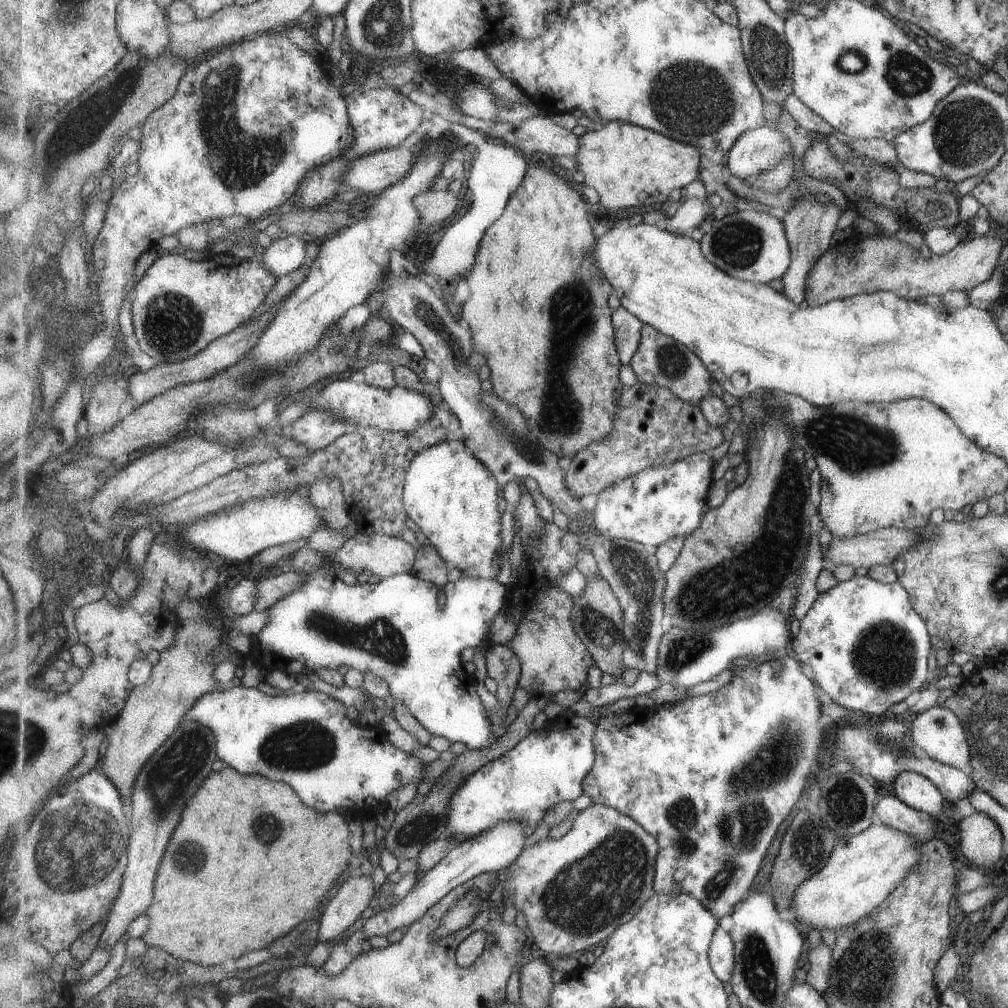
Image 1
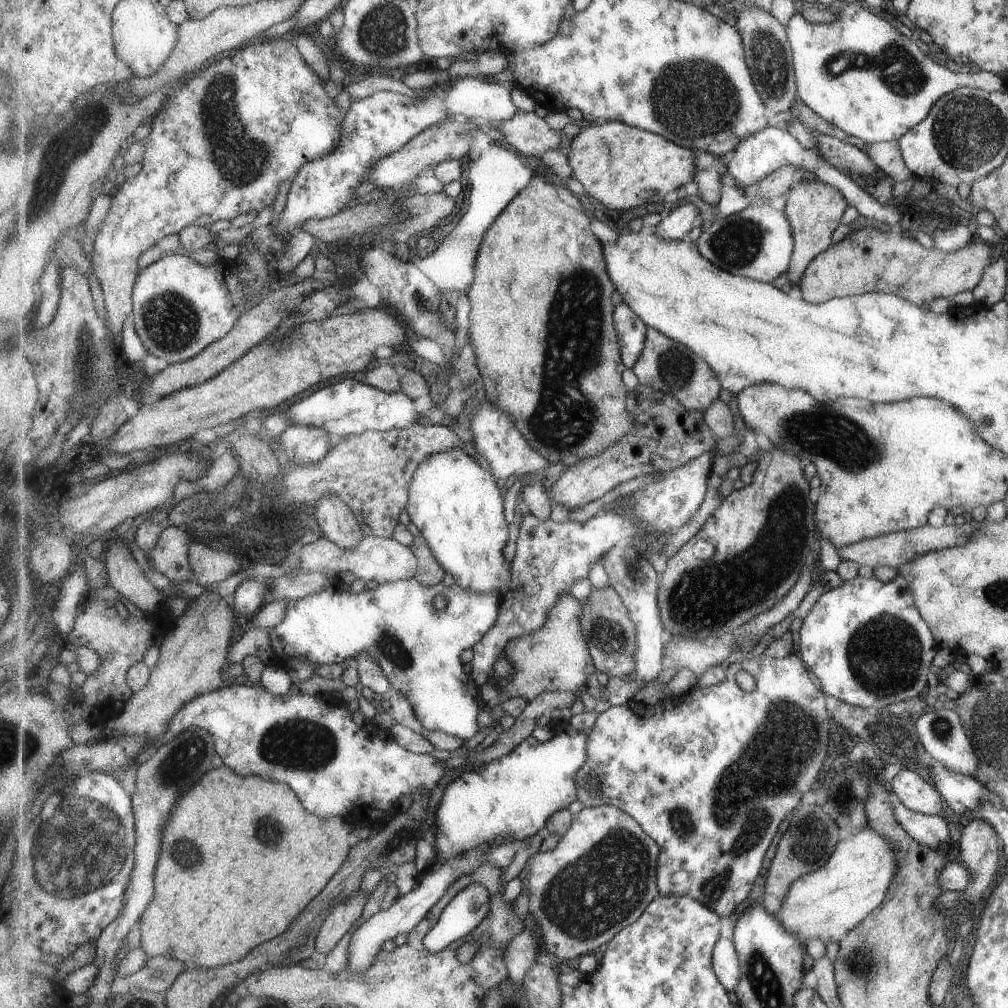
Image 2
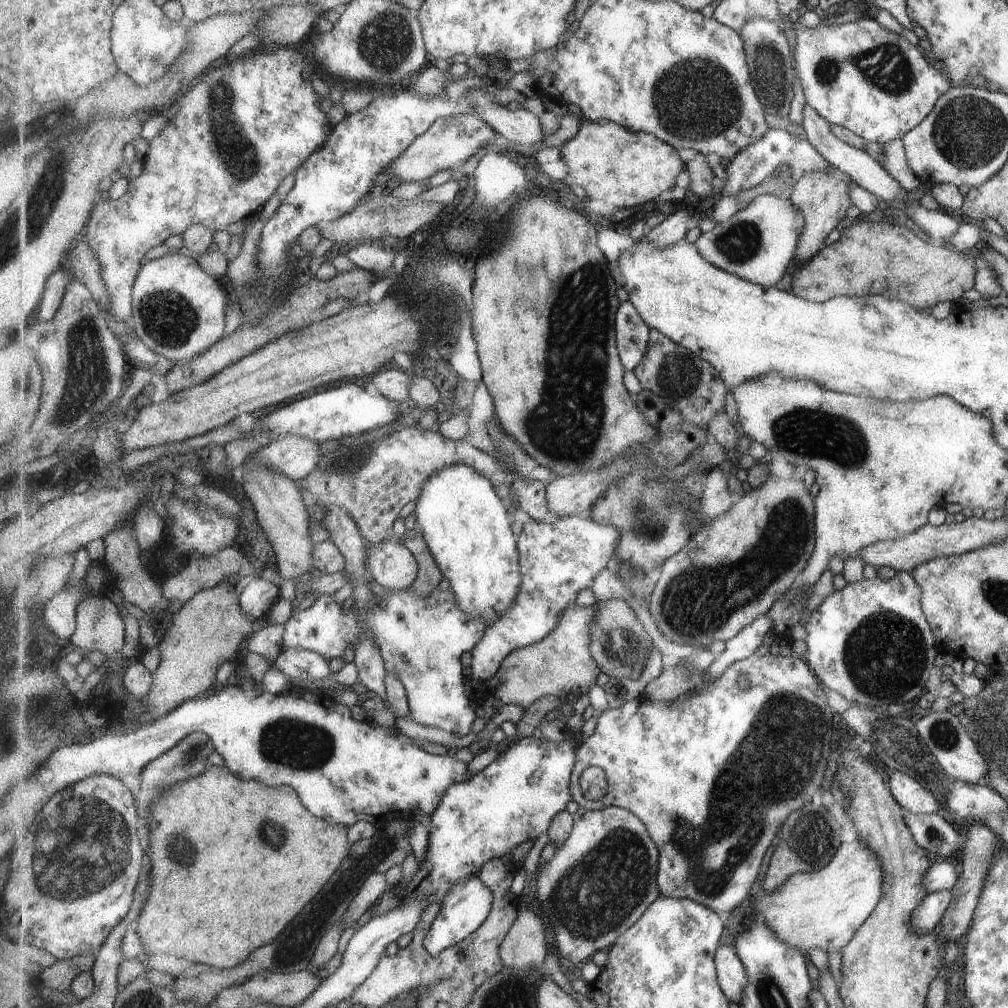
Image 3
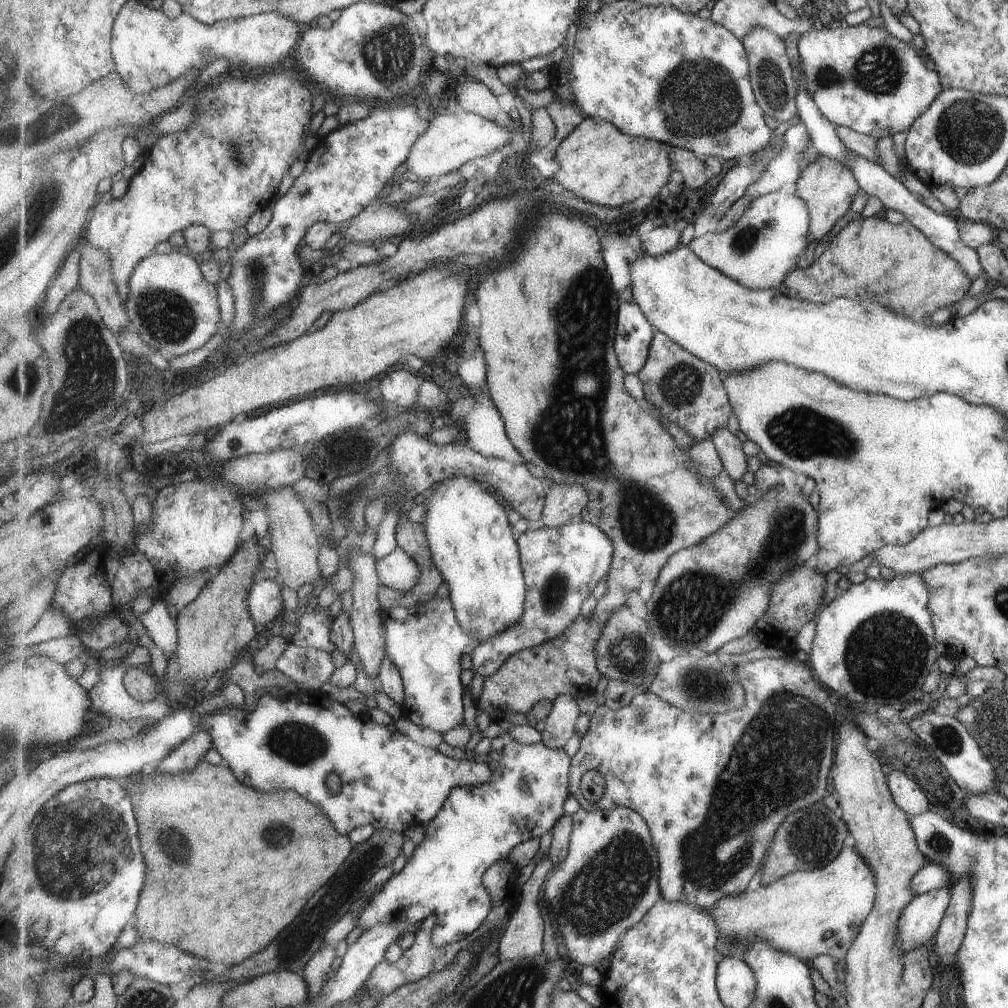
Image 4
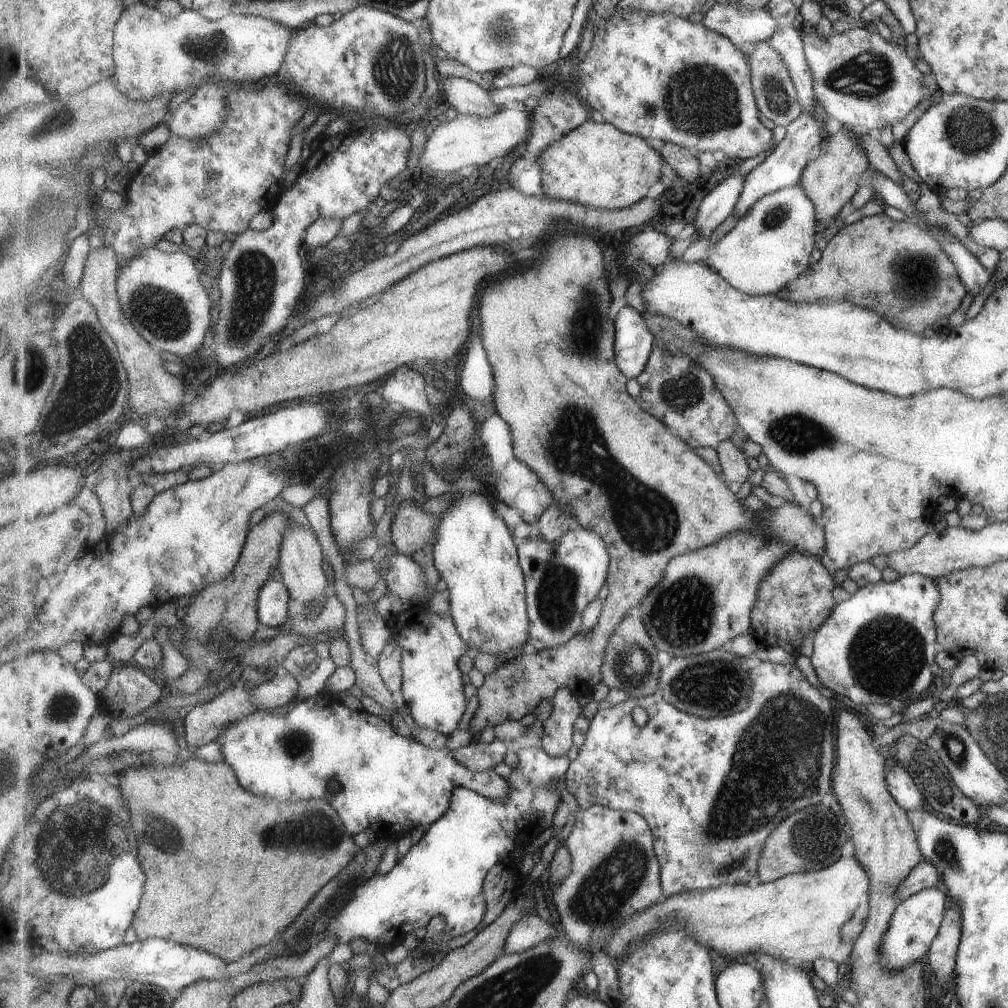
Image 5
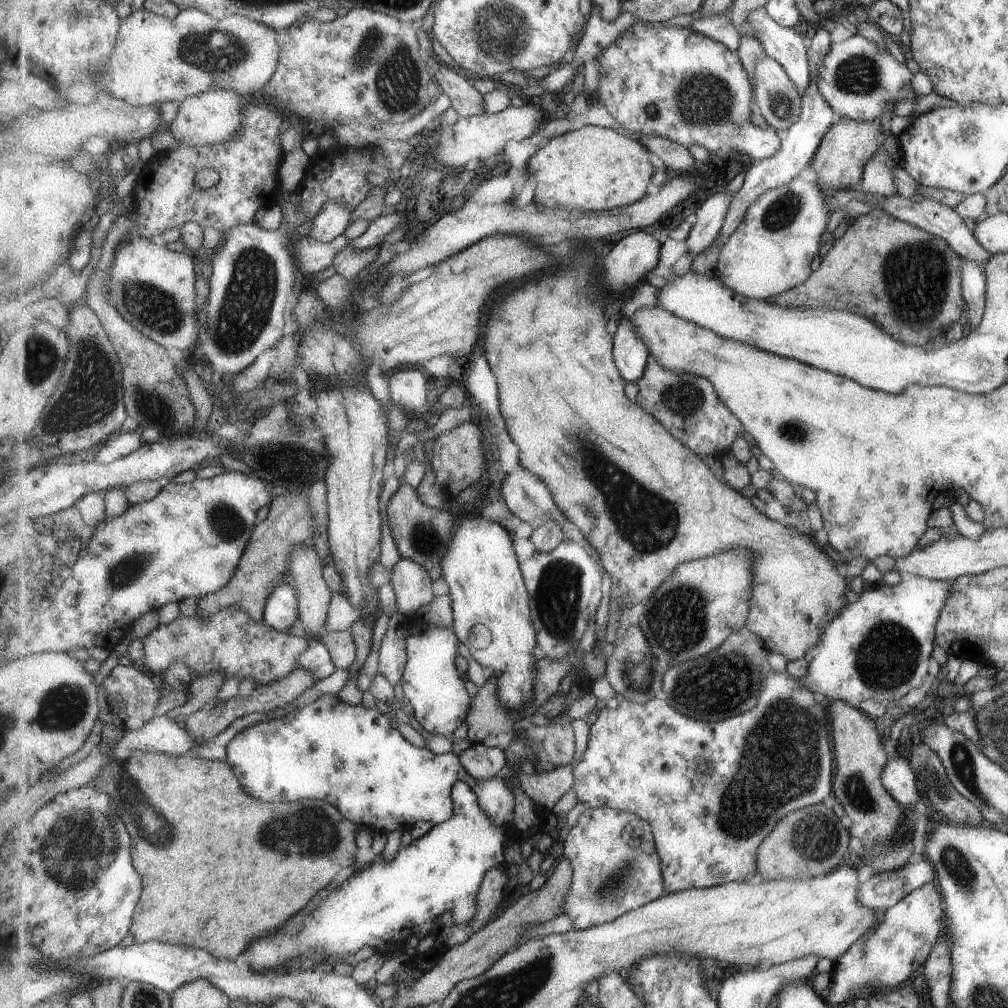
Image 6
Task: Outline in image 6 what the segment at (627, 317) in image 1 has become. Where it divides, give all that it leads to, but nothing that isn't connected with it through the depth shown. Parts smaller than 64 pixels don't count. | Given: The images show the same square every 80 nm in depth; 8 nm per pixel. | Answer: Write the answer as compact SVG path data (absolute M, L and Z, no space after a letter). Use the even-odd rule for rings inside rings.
M630 318L621 320L613 337L614 357L622 375L627 382L638 382L652 355L647 343L638 335Z

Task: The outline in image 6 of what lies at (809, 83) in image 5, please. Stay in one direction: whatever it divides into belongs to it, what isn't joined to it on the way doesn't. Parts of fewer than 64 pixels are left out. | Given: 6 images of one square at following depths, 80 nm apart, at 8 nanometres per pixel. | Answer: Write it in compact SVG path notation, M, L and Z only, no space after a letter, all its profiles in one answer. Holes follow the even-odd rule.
M759 7L750 12L746 22L750 23L756 32L766 54L777 59L777 62L785 67L803 96L812 79L809 44L803 40L803 35L793 27L781 26L766 7Z

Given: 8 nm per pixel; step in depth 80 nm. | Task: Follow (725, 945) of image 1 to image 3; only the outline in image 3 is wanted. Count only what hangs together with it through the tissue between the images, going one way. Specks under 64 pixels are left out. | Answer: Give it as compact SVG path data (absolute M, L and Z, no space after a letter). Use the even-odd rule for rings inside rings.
M720 946L716 955L716 968L719 984L731 1003L737 1005L744 1000L745 988L749 987L748 969L731 946Z

